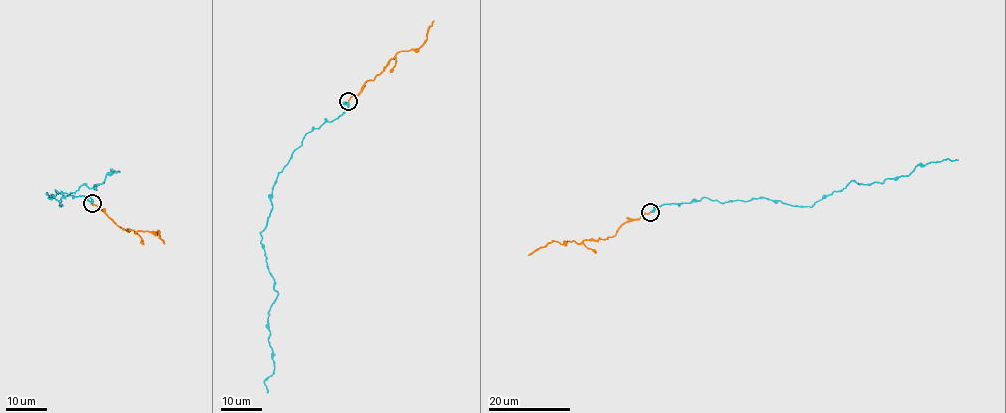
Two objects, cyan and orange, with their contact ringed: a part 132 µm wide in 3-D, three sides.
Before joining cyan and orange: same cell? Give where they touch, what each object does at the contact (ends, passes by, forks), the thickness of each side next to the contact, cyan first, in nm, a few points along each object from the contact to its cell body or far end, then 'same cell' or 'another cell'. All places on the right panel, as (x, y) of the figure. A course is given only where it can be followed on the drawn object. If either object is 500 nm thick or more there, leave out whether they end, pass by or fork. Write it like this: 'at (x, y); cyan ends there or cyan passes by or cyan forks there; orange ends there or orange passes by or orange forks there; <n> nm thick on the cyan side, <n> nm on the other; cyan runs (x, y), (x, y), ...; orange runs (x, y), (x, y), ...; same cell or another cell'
at (650, 212); cyan passes by; orange ends there; 280 nm thick on the cyan side, 180 nm on the other; cyan runs (651, 212), (704, 197), (811, 206), (852, 180), (882, 183), (918, 165), (958, 160); orange runs (650, 212), (631, 219), (614, 235), (577, 243), (565, 241), (562, 244), (549, 242), (528, 255); same cell

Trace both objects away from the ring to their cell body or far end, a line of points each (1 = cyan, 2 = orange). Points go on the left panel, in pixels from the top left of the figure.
1: (92, 203), (89, 196), (46, 194), (63, 205), (61, 198), (84, 184), (96, 188), (118, 172)
2: (91, 203), (126, 230), (153, 231), (156, 235), (159, 232), (164, 244)

